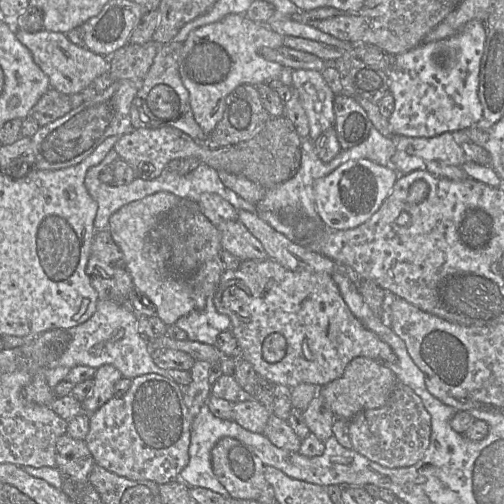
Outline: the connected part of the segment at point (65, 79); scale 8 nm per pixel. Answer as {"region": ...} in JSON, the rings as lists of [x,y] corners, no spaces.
{"region":[[[15,27],[14,31],[17,39],[31,52],[35,63],[48,76],[50,86],[64,94],[81,93],[96,77],[110,71],[109,57],[71,42],[63,32],[42,29],[30,33]]]}

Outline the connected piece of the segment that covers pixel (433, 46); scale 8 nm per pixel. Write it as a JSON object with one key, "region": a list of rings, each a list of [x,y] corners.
{"region":[[[484,20],[469,21],[460,32],[442,40],[421,43],[395,56],[394,68],[388,74],[388,87],[394,98],[394,109],[388,118],[394,136],[434,137],[475,126],[483,109],[478,96],[480,63],[486,43]]]}

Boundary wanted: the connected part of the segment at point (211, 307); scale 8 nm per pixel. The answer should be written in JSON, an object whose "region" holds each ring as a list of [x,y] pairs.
{"region":[[[215,291],[209,294],[203,310],[194,310],[176,321],[175,325],[186,332],[188,340],[214,345],[217,336],[231,328],[229,317],[216,310],[214,295]]]}

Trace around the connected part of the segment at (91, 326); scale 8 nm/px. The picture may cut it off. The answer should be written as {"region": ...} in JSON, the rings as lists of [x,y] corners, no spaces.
{"region":[[[99,299],[95,313],[86,322],[73,328],[65,329],[70,335],[70,343],[66,351],[47,367],[78,365],[98,369],[110,364],[117,368],[122,377],[133,379],[145,374],[160,374],[169,377],[167,370],[159,368],[151,357],[150,345],[144,341],[137,329],[138,317],[127,304],[119,304]]]}

